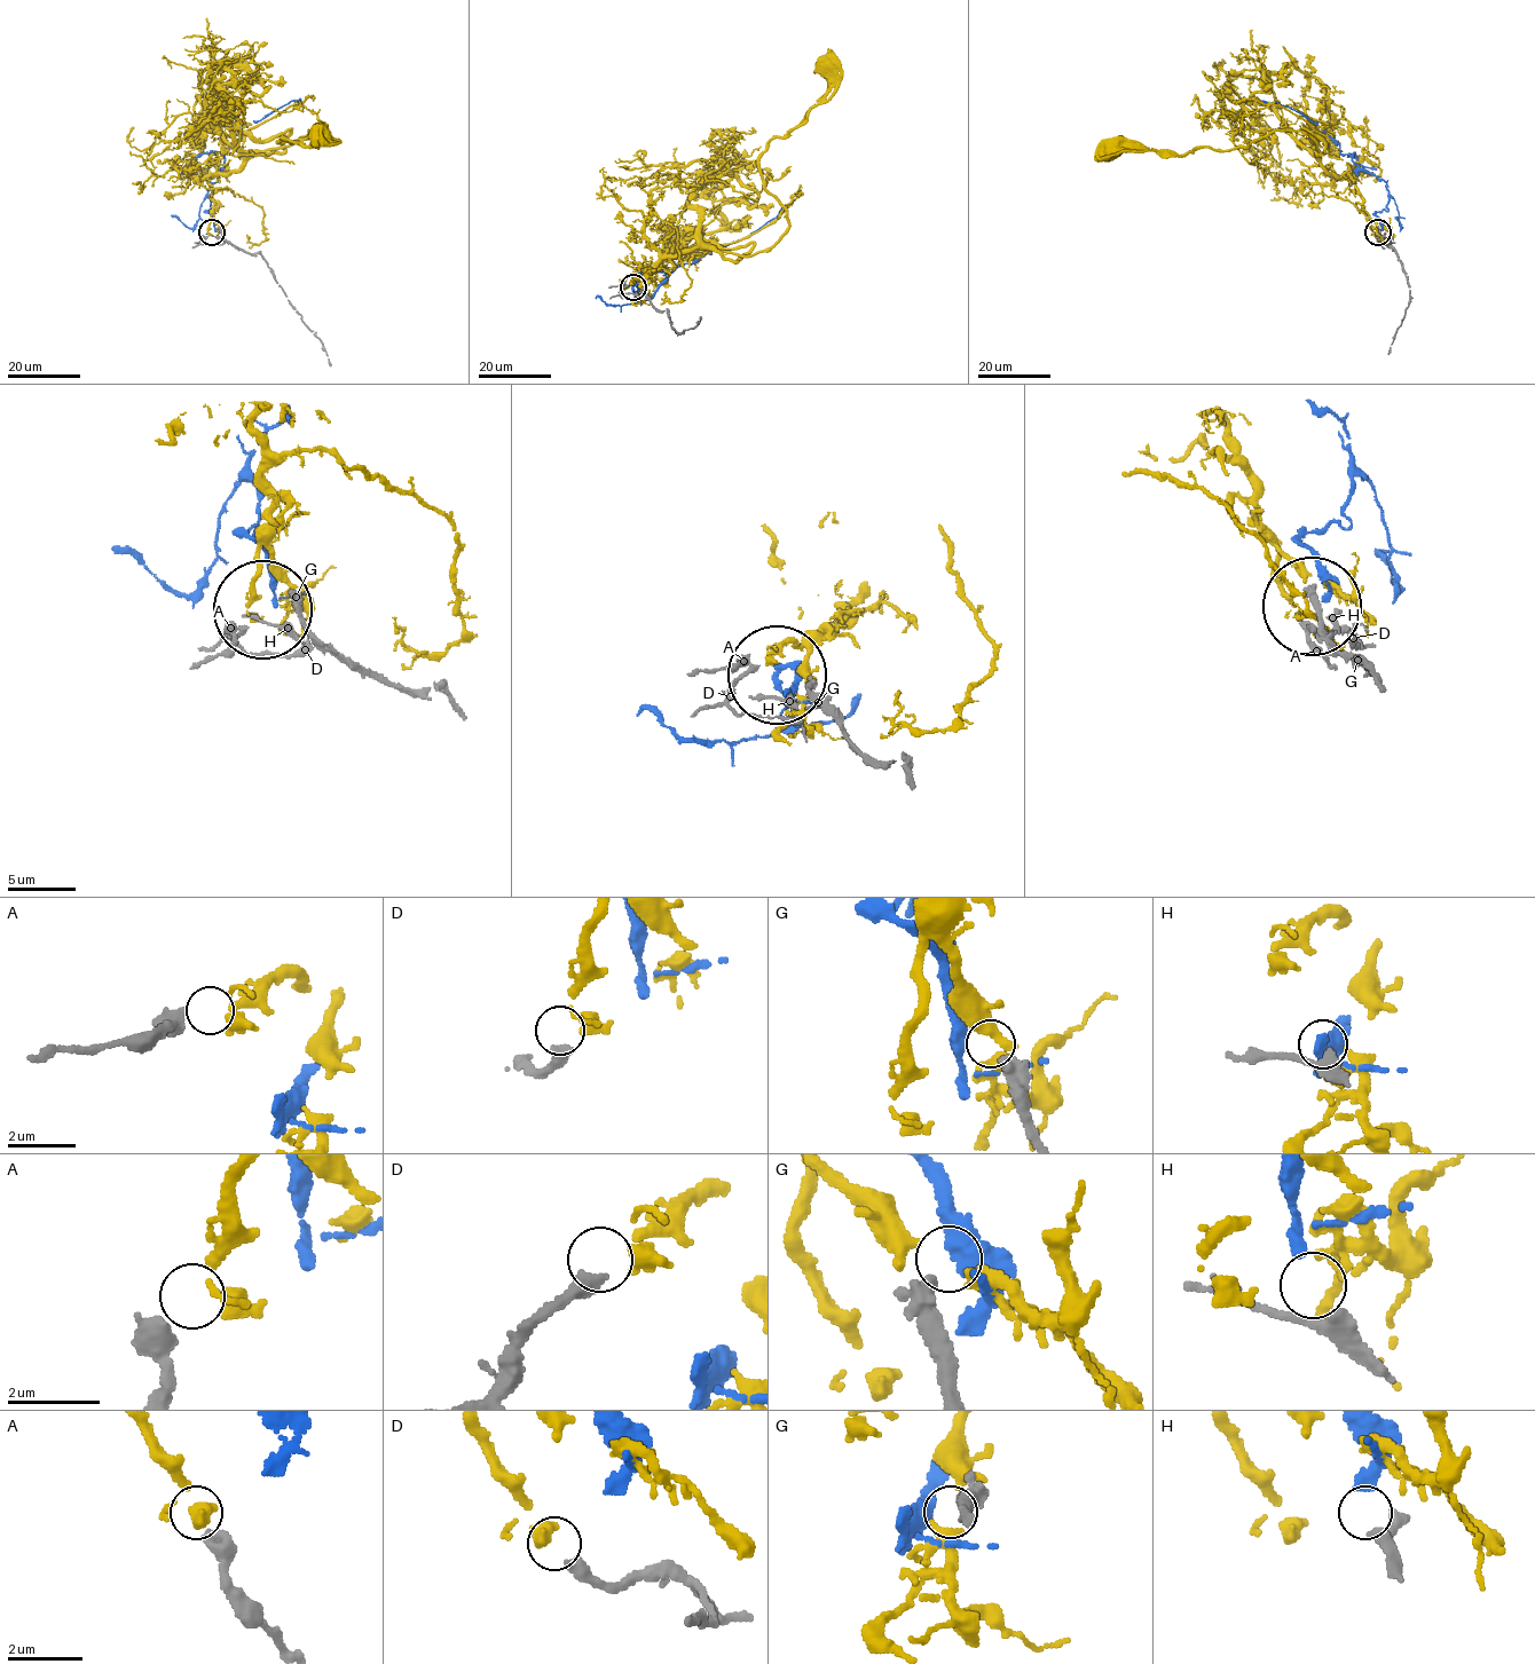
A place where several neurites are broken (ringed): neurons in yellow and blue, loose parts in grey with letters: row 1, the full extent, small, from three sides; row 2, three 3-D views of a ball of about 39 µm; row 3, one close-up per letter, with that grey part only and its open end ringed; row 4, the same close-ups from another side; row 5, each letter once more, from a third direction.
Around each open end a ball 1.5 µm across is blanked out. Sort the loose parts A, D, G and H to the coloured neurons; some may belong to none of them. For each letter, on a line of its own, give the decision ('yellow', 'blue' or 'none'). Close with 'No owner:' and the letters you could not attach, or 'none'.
A: yellow
D: none
G: none
H: blue
No owner: D, G

